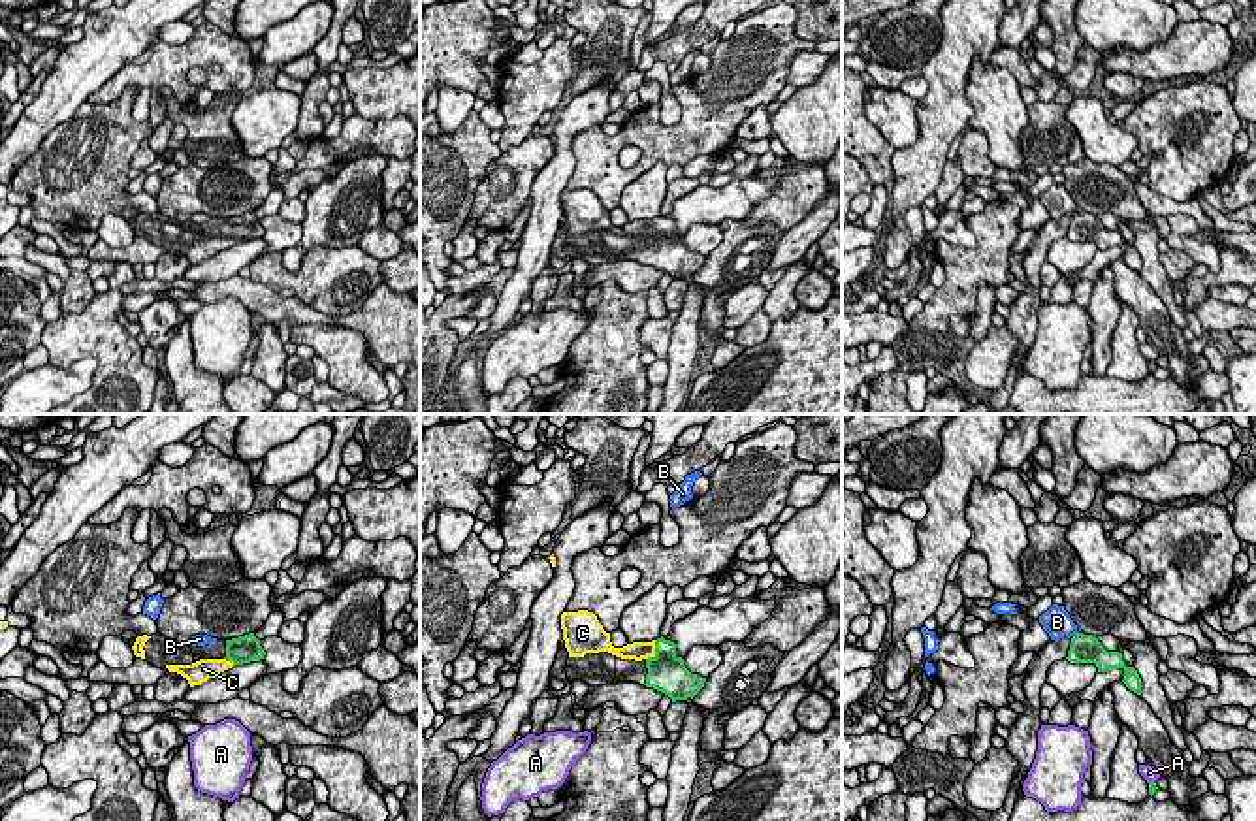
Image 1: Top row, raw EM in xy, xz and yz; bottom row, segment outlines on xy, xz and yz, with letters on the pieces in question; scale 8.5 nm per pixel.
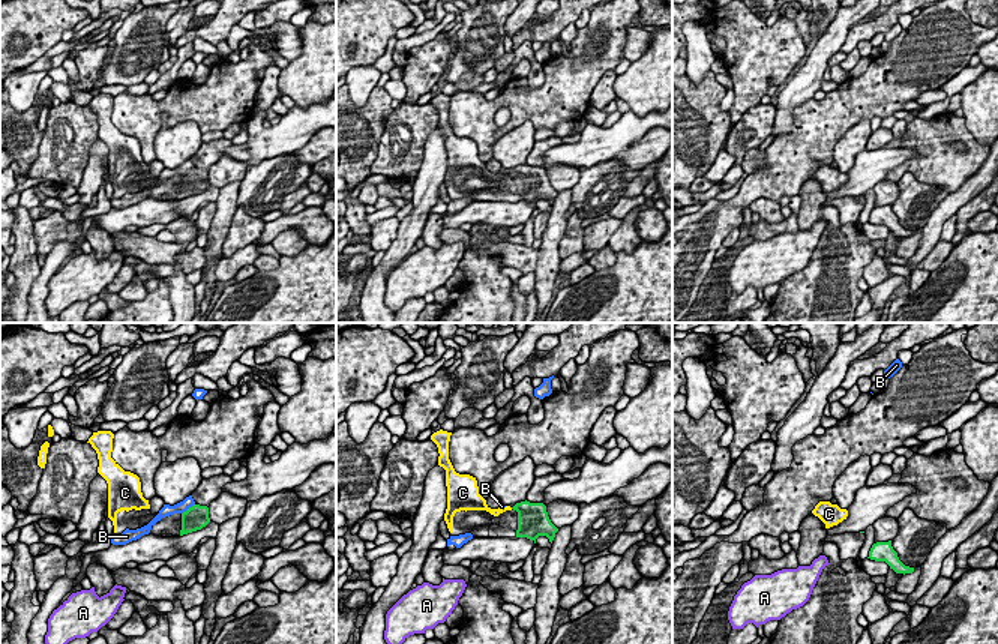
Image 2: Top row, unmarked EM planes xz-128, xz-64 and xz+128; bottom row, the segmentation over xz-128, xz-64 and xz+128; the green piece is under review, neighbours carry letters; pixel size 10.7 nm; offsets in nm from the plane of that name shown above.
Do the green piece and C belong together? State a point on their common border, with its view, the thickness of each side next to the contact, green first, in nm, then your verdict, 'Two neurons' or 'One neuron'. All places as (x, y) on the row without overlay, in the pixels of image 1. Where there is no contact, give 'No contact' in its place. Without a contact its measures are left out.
Touches green at xz (656, 230). Thickness 320 nm (green) against 160 nm. One neuron

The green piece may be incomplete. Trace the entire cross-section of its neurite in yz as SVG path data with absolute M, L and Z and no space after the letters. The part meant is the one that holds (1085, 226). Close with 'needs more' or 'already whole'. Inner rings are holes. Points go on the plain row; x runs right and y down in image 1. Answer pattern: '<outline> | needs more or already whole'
M1077 211L1071 217L1068 235L1070 241L1094 241L1098 250L1109 250L1113 247L1124 249L1124 262L1130 269L1141 273L1141 256L1134 245L1128 245L1119 230L1107 230L1096 215Z | already whole

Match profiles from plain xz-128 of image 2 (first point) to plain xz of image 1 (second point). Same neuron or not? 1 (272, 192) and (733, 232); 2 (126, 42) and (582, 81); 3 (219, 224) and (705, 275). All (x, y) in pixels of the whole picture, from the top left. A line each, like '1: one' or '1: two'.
1: one
2: one
3: two

